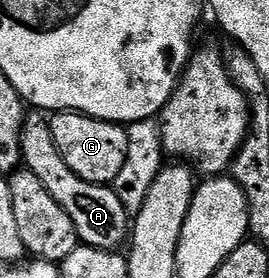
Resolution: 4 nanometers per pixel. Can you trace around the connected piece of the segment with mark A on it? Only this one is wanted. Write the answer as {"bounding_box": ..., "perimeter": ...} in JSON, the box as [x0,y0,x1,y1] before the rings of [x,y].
{"bounding_box":[22,115,130,252],"perimeter":[[[32,115],[25,119],[22,130],[23,167],[32,172],[34,178],[40,179],[42,186],[46,186],[50,194],[54,194],[54,202],[58,202],[58,206],[62,206],[62,210],[70,214],[70,222],[74,222],[74,230],[80,244],[89,244],[92,248],[101,248],[107,252],[119,249],[119,244],[129,239],[130,216],[118,200],[118,194],[112,186],[78,178],[78,174],[74,174],[74,170],[66,166],[54,142],[51,123],[43,115]]]}

